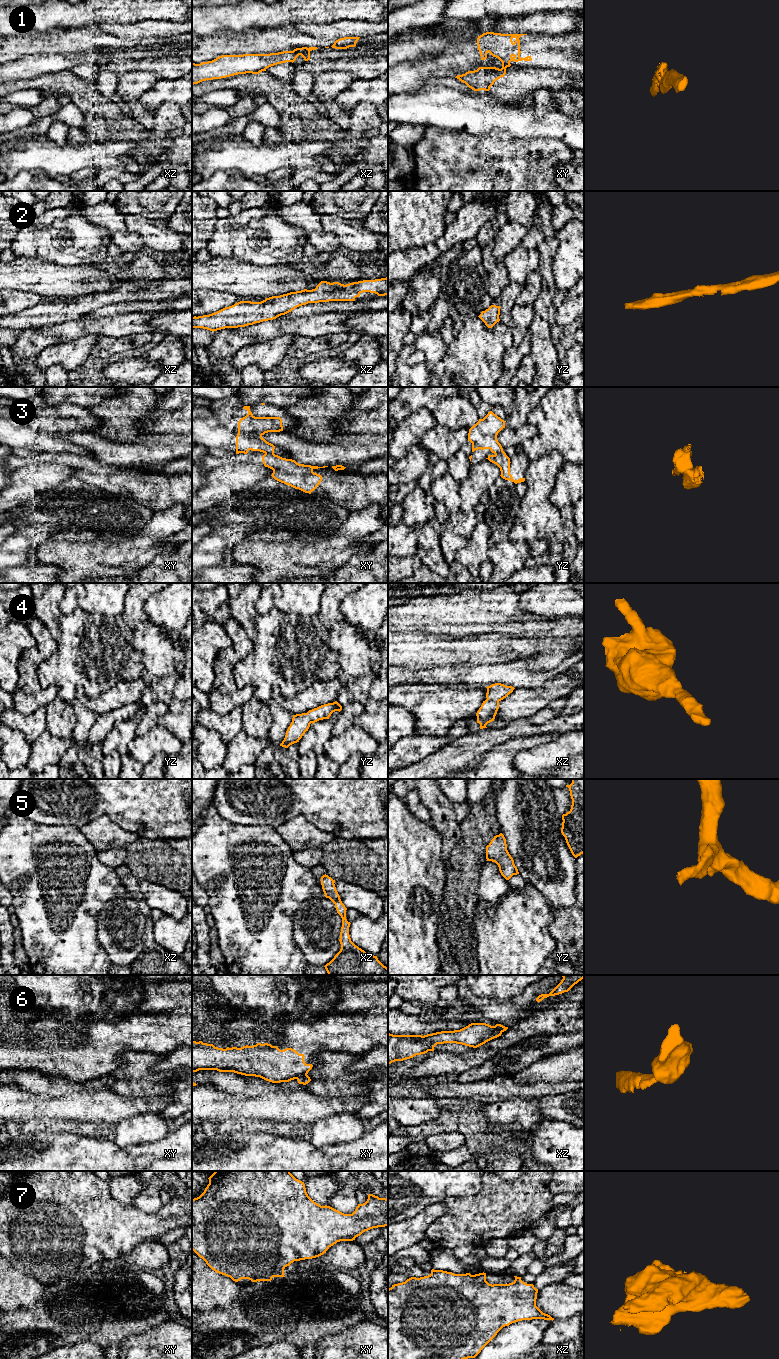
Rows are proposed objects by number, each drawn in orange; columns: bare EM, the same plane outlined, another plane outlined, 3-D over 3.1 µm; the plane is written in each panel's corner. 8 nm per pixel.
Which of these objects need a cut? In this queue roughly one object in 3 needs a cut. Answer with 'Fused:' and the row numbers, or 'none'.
Fused: 1, 3, 6

